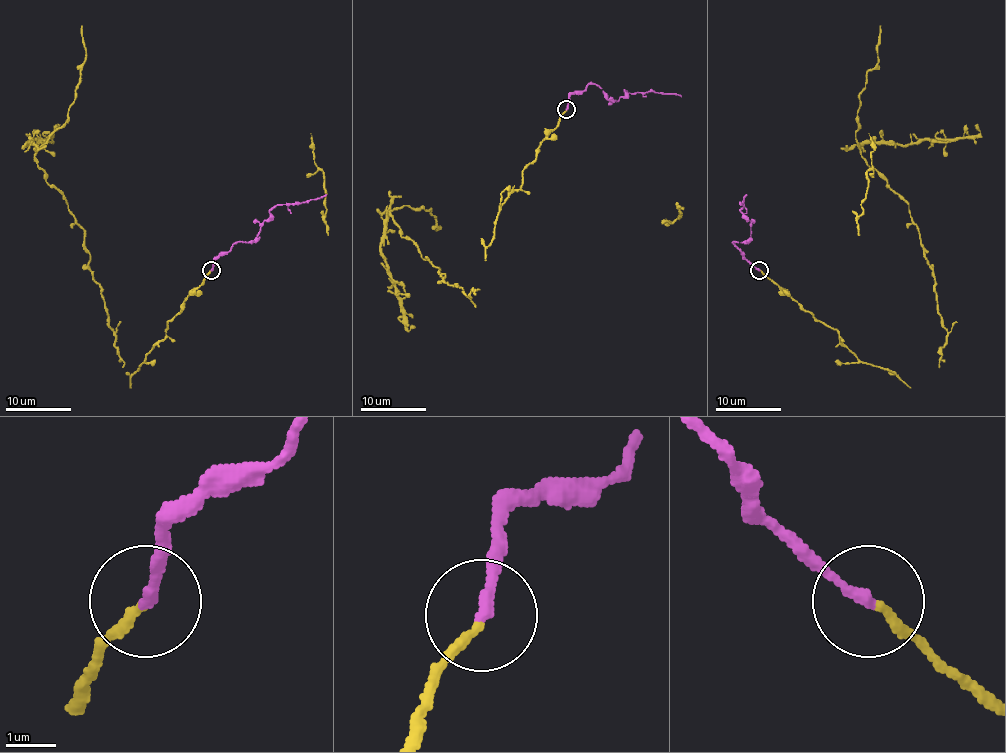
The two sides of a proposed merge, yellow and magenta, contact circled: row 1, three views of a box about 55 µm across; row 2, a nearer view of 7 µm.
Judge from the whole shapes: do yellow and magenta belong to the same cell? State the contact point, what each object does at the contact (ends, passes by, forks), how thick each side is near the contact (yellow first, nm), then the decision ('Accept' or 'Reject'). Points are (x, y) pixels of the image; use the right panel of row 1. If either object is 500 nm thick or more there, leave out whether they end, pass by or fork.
Place: (759, 270). At the ring yellow ends. At the ring magenta ends. Thickness 190 nm (yellow) against 240 nm. Accept

